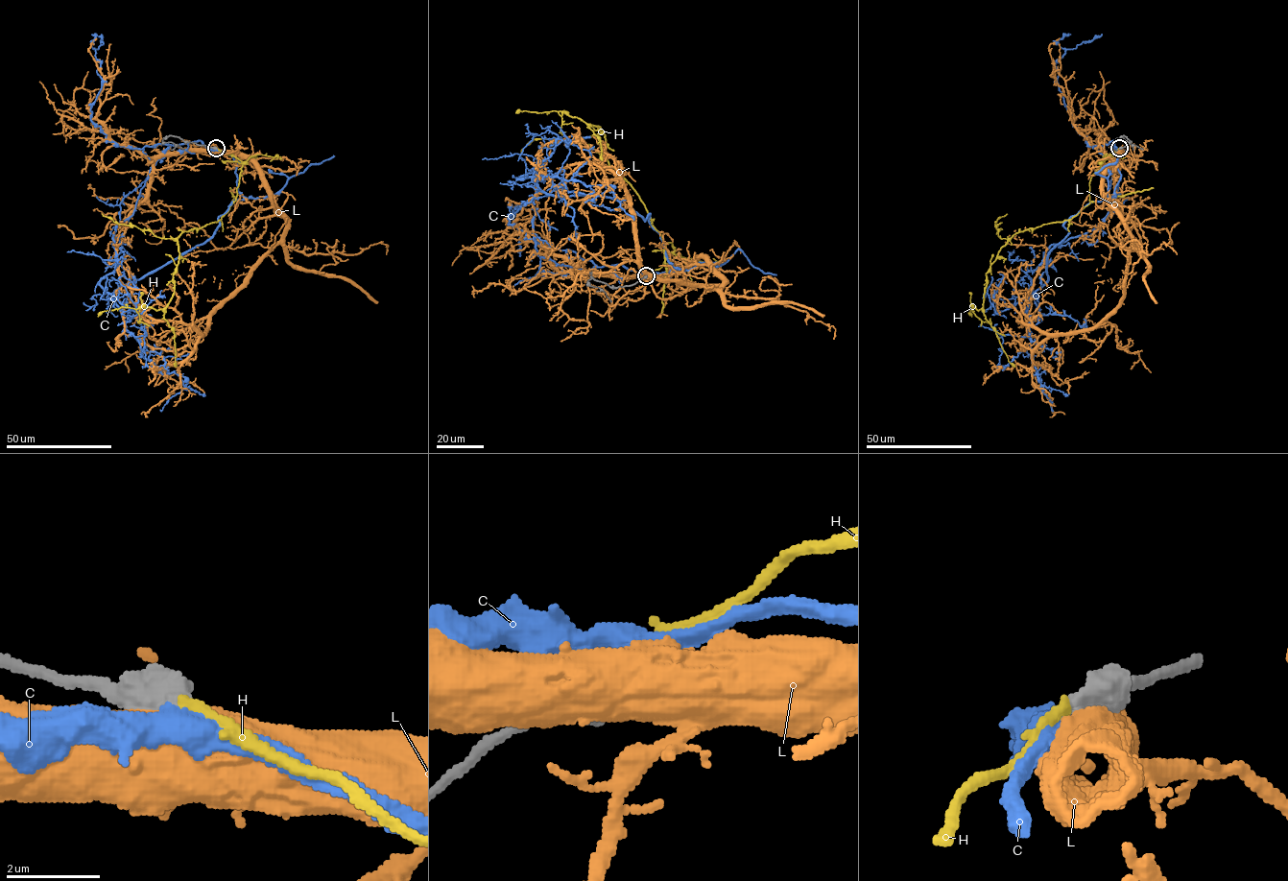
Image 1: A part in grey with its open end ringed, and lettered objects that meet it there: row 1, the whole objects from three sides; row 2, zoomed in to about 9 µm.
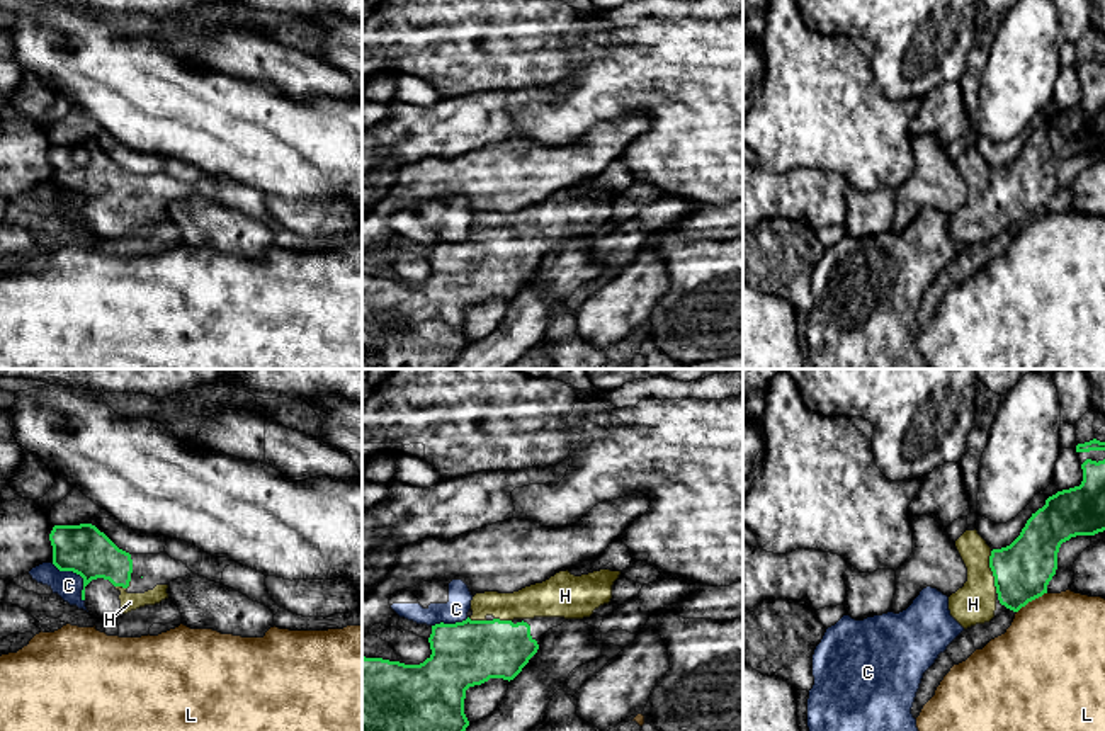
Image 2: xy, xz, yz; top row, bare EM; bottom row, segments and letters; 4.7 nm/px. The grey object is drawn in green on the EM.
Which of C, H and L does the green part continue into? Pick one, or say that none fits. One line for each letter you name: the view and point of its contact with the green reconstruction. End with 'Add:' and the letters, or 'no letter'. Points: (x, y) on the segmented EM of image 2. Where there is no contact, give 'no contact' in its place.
H: contact yz (991, 570)
Add: H

